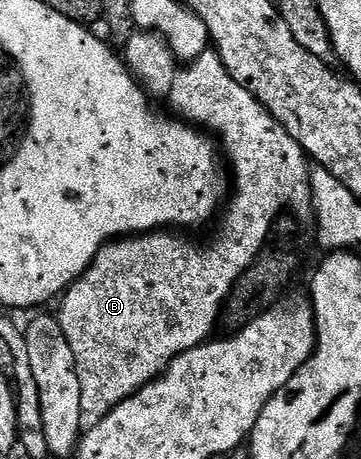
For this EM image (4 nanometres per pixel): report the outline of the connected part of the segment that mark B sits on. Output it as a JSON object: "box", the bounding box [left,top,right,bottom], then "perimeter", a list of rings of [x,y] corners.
{"box":[57,48,313,431],"perimeter":[[[207,48],[196,61],[190,62],[189,67],[180,72],[177,79],[173,79],[169,104],[175,108],[173,113],[176,118],[202,127],[217,138],[222,156],[229,162],[233,192],[226,202],[218,222],[219,230],[207,253],[183,237],[174,237],[171,231],[109,241],[62,298],[63,306],[57,312],[57,320],[65,331],[65,339],[69,339],[69,347],[73,347],[73,359],[81,379],[81,427],[84,431],[97,427],[97,423],[101,423],[109,411],[154,381],[177,355],[196,349],[214,334],[211,332],[215,324],[221,321],[232,287],[256,257],[264,252],[263,244],[267,236],[272,236],[281,214],[290,205],[310,206],[313,201],[307,154],[295,142],[293,135],[285,131],[283,124],[249,90],[233,80],[214,48]]]}

